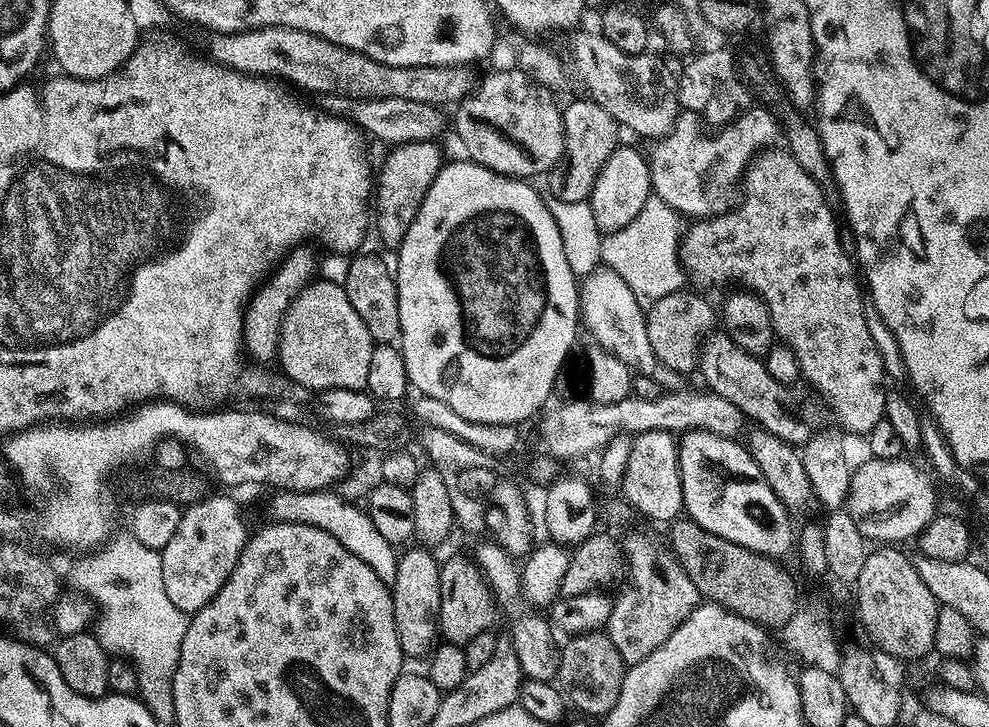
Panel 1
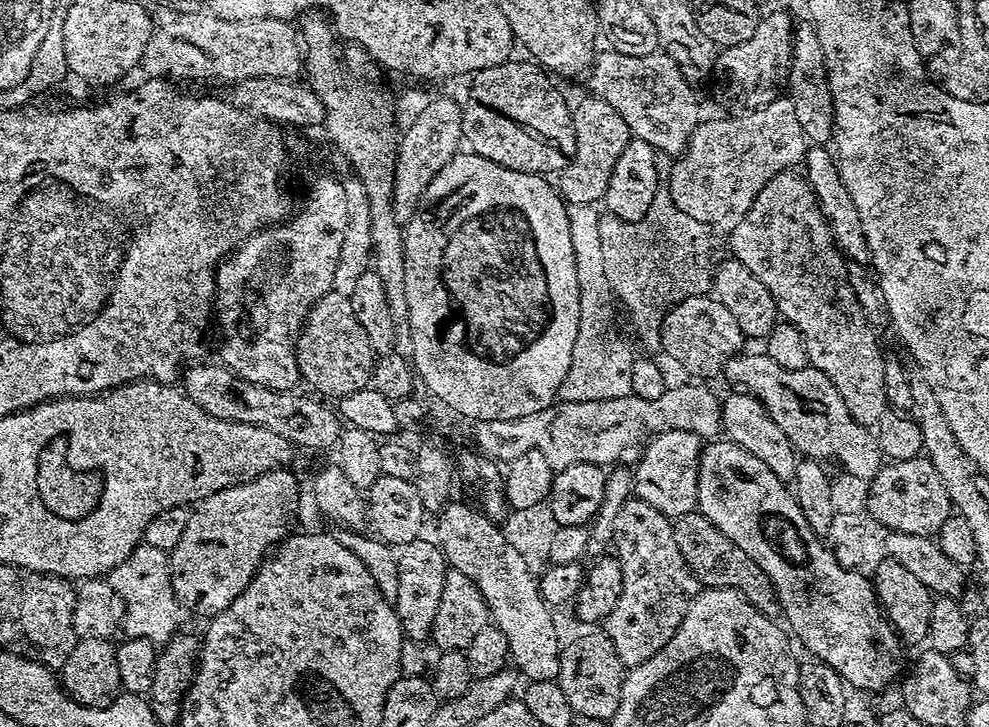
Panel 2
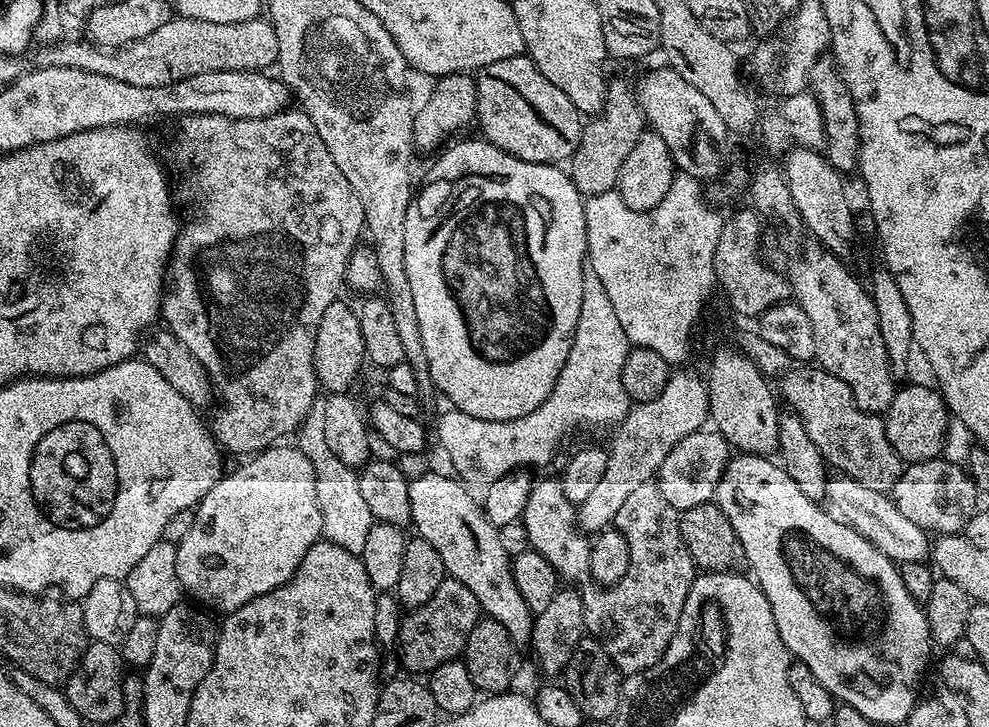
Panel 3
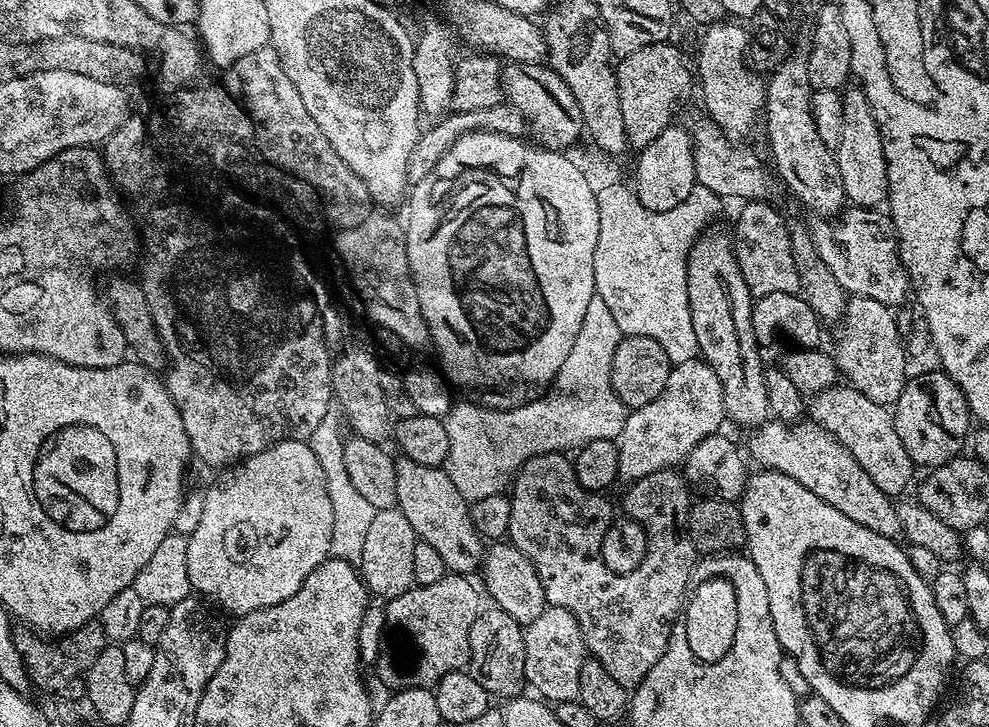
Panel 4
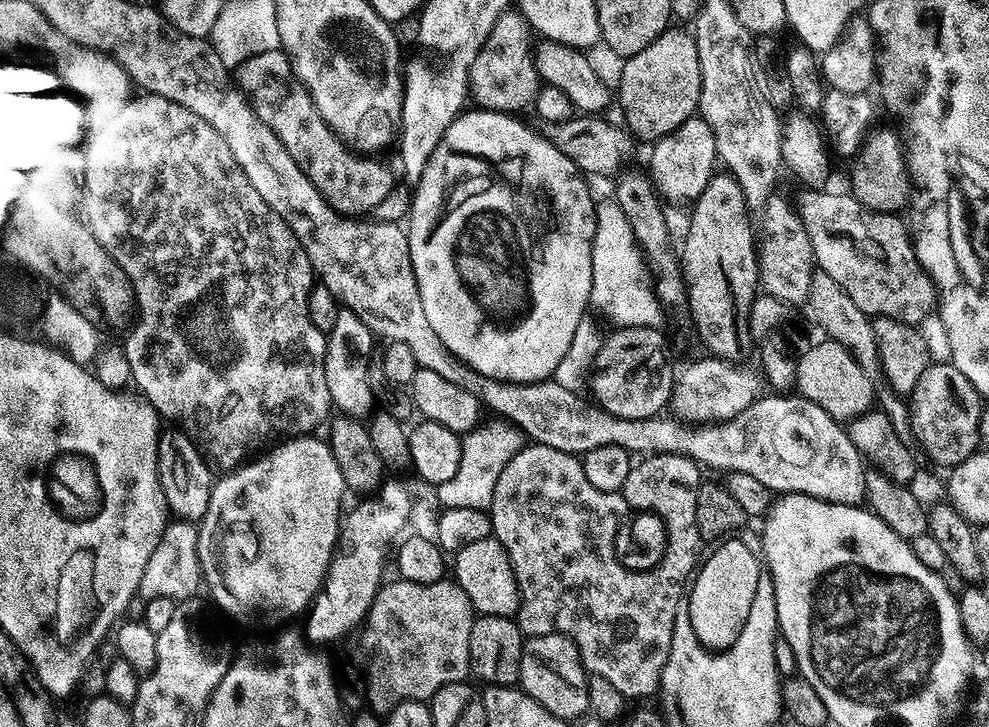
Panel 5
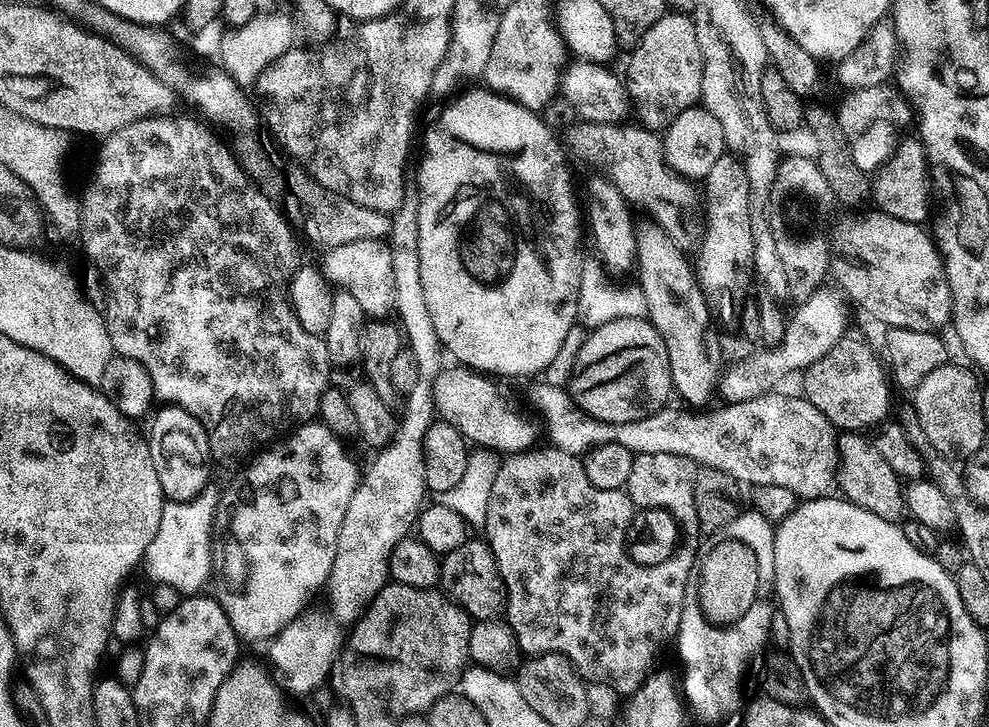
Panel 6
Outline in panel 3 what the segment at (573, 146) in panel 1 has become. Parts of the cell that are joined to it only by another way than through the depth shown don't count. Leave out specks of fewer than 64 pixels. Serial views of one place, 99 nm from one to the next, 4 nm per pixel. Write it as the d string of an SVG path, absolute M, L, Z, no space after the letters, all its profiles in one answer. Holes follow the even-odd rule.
M631 87L620 88L617 92L615 89L605 100L603 112L583 125L580 145L570 161L572 184L581 196L604 194L619 185L622 162L626 162L630 150L634 150L634 142L638 142L645 130L644 111L636 100L635 91Z

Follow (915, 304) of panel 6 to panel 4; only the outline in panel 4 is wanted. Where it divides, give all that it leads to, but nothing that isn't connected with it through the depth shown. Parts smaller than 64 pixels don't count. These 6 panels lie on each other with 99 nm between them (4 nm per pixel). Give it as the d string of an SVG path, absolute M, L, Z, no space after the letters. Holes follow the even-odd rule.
M701 118L696 125L691 125L692 153L694 154L694 170L696 182L704 187L709 187L716 196L741 196L741 201L773 199L776 191L781 191L780 182L773 176L764 173L760 160L748 152L739 152L737 145L724 135L714 121ZM848 206L835 218L812 218L812 221L807 221L806 227L818 254L822 254L822 262L830 266L830 274L834 274L838 286L842 286L845 294L874 298L874 302L882 302L889 306L897 306L896 304L902 303L907 296L909 299L908 271L900 261L900 244L896 241L896 228L892 224L891 216L876 208Z

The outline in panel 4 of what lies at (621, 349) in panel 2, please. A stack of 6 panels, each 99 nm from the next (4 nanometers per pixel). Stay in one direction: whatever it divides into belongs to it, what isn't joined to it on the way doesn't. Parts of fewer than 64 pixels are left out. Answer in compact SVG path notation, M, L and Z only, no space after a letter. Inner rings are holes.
M595 295L590 298L590 302L586 306L586 315L582 318L582 326L578 330L578 338L574 338L574 347L570 350L570 355L566 357L566 362L562 362L562 370L558 370L558 374L552 379L550 390L545 391L543 395L534 400L529 400L527 404L520 404L516 408L490 408L483 402L475 402L464 400L453 403L448 410L448 415L443 417L446 426L446 434L450 438L450 450L446 461L446 471L450 482L454 482L454 486L458 486L458 494L462 494L462 498L469 502L475 502L482 498L488 498L491 495L503 493L505 489L513 483L513 479L521 467L536 455L544 455L547 452L567 453L568 448L571 450L579 450L586 442L594 442L595 440L614 440L617 441L619 435L622 434L622 428L626 425L629 409L618 398L618 394L612 385L612 363L614 362L614 350L620 344L622 335L618 328L618 323L613 317L613 312L602 302L602 298Z

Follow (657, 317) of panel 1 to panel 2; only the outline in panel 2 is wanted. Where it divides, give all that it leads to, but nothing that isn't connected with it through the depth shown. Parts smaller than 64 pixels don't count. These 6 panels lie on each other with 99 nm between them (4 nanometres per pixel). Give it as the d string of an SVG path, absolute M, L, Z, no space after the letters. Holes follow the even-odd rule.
M705 294L688 297L671 306L660 330L662 352L676 362L691 379L706 380L723 369L723 364L745 349L746 338L739 329L734 314L715 296Z

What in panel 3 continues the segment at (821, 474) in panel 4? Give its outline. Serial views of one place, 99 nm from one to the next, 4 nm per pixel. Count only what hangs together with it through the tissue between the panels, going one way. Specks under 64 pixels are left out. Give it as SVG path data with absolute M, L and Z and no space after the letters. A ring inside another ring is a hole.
M833 475L826 486L826 504L843 523L848 524L862 538L866 538L886 558L898 566L910 562L925 563L930 556L930 536L922 526L910 522L887 493L868 489L862 482L854 482L849 476Z

